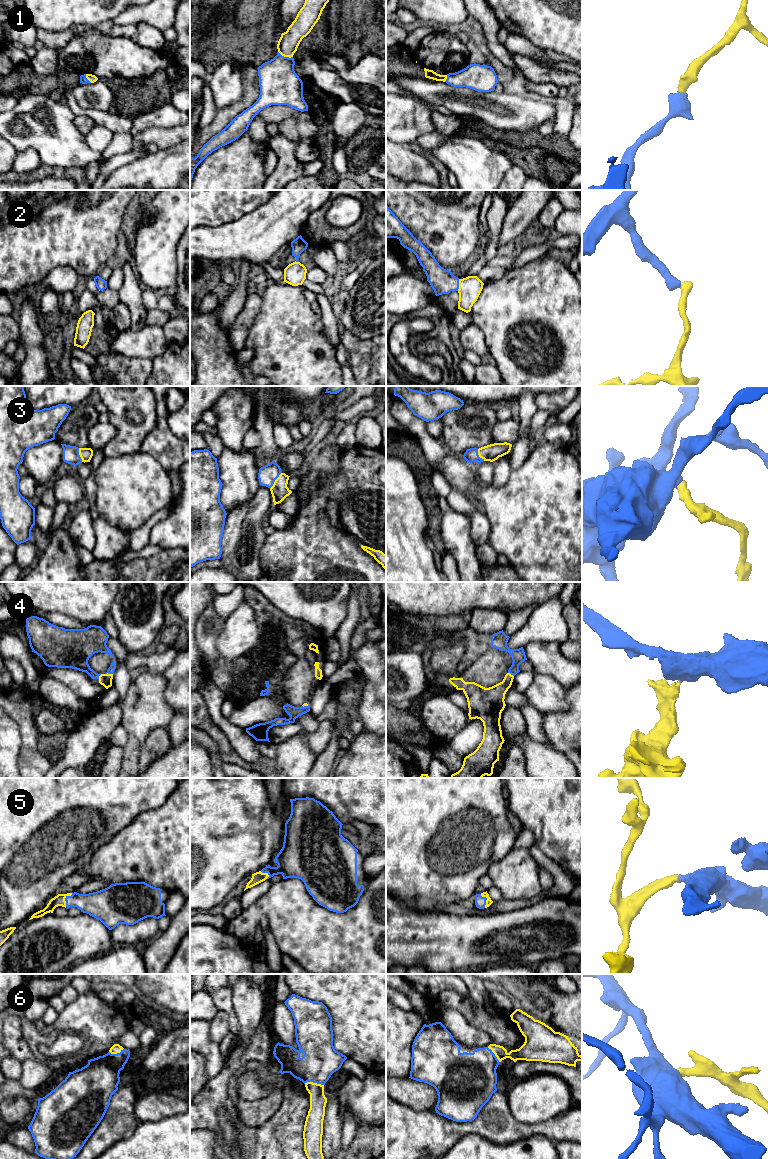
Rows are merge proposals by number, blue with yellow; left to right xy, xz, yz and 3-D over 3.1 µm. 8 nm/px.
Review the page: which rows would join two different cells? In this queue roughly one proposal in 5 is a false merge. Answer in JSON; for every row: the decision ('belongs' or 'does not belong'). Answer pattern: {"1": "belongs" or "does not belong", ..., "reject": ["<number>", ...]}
{"1": "belongs", "2": "belongs", "3": "belongs", "4": "belongs", "5": "belongs", "6": "belongs", "reject": []}

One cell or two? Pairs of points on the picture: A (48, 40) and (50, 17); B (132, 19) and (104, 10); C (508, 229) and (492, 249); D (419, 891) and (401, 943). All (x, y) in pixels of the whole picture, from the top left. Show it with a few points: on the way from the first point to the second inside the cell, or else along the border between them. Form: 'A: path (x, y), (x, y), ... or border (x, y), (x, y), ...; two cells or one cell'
A: border (70, 27), (58, 31), (37, 29); two cells
B: border (125, 10), (113, 20); two cells
C: border (503, 219), (498, 240), (499, 250); two cells
D: border (396, 898), (420, 912), (436, 912); two cells

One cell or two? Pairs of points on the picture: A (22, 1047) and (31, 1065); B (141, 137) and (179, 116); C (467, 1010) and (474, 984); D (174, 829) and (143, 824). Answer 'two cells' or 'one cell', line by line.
A: two cells
B: two cells
C: one cell
D: one cell

